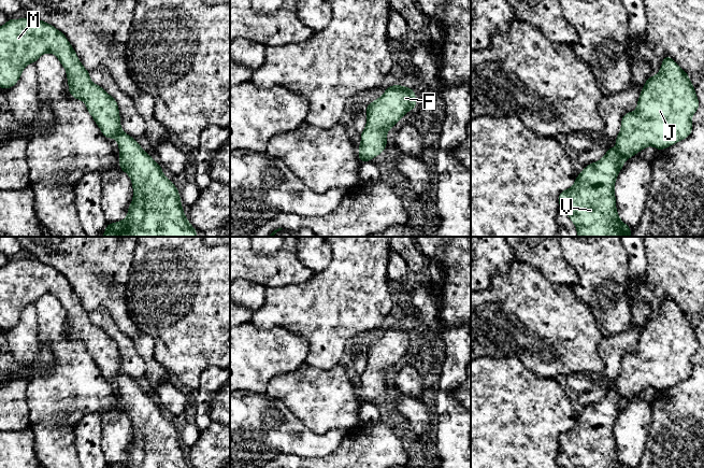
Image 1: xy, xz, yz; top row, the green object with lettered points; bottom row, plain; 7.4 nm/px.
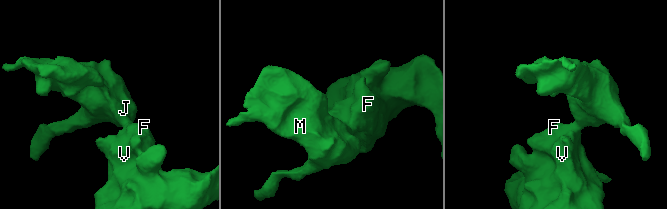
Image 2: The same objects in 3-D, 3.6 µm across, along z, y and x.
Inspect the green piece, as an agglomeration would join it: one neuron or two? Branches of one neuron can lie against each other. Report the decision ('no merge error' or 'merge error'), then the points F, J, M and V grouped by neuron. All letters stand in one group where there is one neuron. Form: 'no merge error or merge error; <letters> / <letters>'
no merge error; F J M V

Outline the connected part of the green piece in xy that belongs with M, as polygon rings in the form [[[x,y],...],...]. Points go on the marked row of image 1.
[[[10,17],[9,22],[0,27],[0,87],[6,89],[16,85],[24,68],[30,62],[35,63],[39,57],[44,53],[52,53],[57,56],[67,72],[69,83],[68,93],[70,93],[74,99],[80,99],[86,103],[89,114],[101,129],[102,134],[107,139],[116,139],[119,146],[119,169],[124,170],[132,181],[133,199],[128,208],[127,217],[117,223],[106,224],[106,229],[102,237],[197,237],[196,228],[190,225],[184,214],[176,186],[164,176],[161,166],[142,150],[134,138],[121,130],[116,100],[102,87],[90,81],[89,71],[82,66],[76,53],[61,31],[37,18],[14,19]]]

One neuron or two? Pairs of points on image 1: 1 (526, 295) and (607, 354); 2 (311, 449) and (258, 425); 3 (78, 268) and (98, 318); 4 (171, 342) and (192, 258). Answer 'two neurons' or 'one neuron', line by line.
1: two neurons
2: one neuron
3: two neurons
4: one neuron

